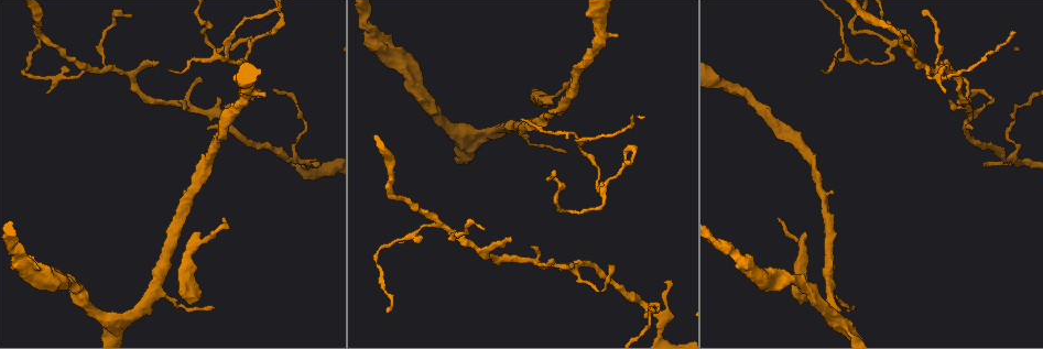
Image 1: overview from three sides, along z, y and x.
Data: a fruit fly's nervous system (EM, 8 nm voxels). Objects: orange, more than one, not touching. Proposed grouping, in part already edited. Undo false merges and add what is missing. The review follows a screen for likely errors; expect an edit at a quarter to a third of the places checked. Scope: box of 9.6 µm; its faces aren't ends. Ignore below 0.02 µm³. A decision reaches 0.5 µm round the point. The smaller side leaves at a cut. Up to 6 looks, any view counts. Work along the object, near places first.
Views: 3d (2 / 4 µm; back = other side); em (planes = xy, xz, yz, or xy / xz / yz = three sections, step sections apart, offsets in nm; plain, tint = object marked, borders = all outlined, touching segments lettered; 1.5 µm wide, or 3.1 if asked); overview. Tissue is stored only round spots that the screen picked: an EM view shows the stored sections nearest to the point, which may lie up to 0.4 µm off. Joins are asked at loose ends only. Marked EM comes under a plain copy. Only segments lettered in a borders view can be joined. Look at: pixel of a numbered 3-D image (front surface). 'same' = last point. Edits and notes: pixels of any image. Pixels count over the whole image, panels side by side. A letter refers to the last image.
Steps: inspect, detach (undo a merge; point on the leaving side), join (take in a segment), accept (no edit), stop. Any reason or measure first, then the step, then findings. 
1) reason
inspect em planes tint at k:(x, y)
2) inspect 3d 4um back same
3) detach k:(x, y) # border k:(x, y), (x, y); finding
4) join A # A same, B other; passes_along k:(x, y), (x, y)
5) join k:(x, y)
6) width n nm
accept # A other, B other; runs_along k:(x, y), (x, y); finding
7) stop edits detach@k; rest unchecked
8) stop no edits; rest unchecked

an open end
inspect em xz step 8 tint at 1:(799, 303)

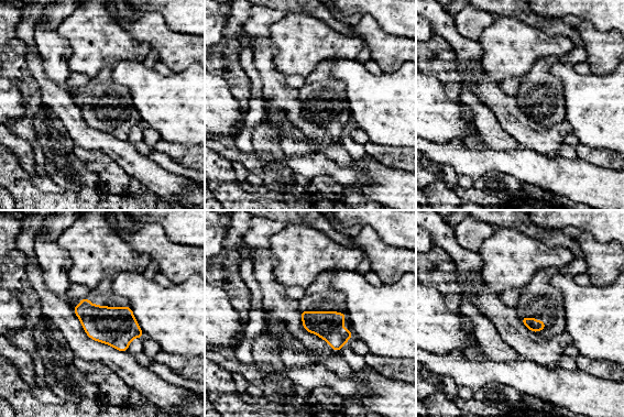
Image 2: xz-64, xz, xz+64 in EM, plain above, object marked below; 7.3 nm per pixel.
inspect em planes borders same

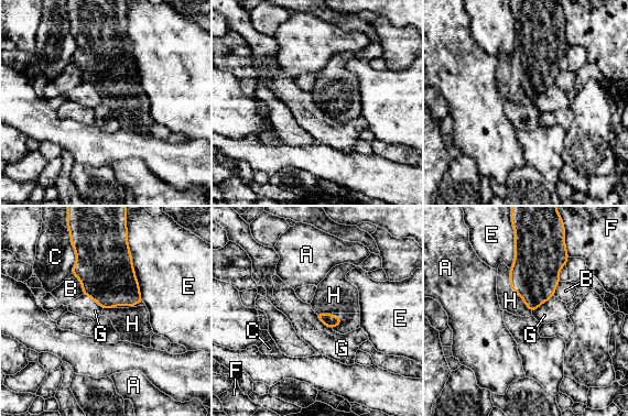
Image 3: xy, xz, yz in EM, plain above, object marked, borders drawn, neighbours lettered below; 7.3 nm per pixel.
join H # A other, B other, C other, E other, F other, G other, H same; passes_along 3:(534, 274), (521, 297), (510, 300); it goes on there

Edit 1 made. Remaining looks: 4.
tapers out
inspect em planes borders at 1:(224, 219)

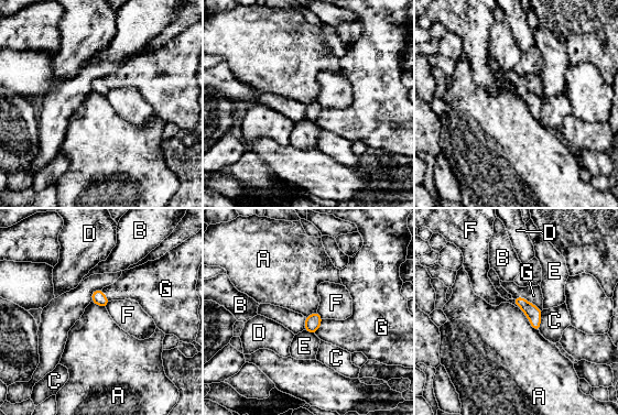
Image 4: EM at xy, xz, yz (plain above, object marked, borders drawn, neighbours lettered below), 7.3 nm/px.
width 90 nm; longest_contact G 240 nm
accept # A other, B other, C other, D other, E other, F other, G other; none of them fits

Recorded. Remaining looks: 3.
inspect em planes tint at 1:(442, 227)

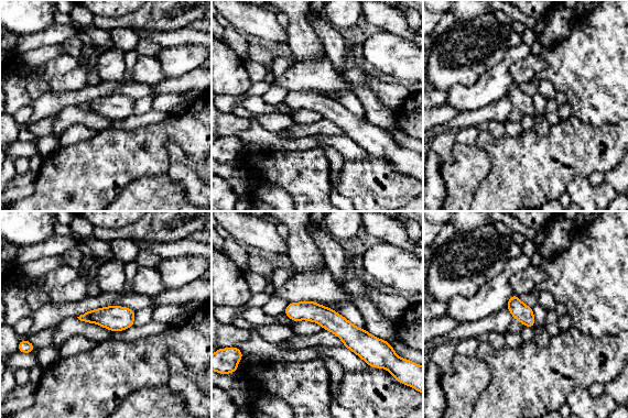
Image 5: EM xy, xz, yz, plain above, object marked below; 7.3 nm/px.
inspect em planes borders same

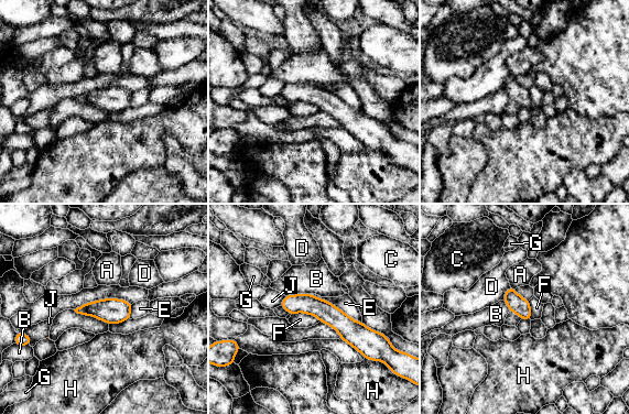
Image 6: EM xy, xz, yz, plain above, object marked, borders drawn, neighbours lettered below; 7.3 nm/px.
accept # A other, B other, C other, D other, E other, F other, G other, H other, J other; one cell here

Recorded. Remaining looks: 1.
stop edits join@3; rest unchecked

